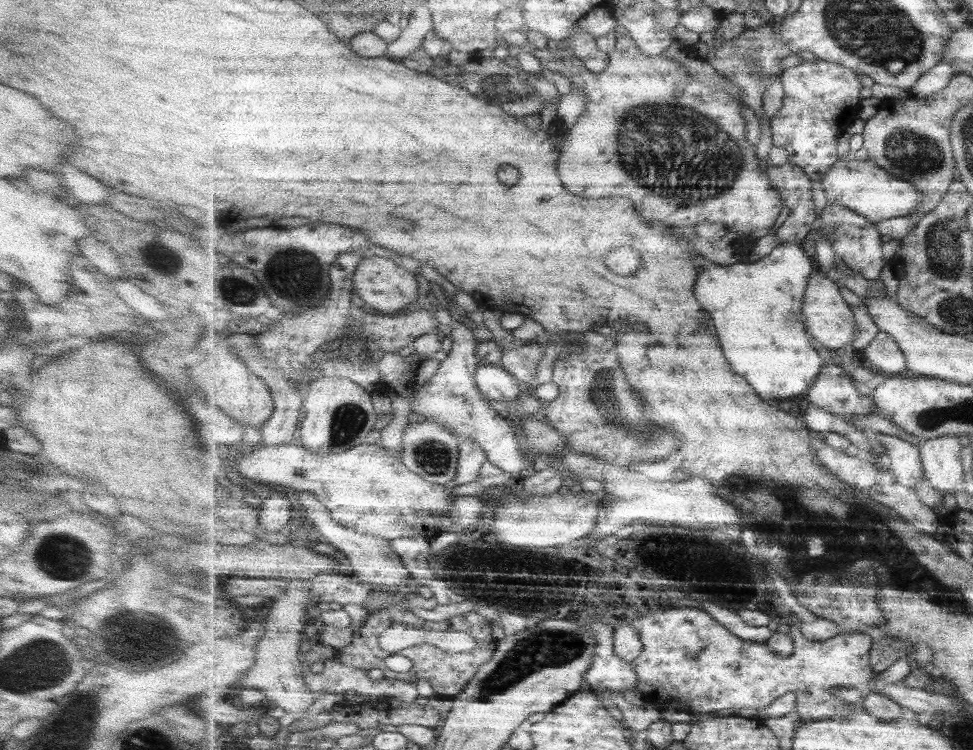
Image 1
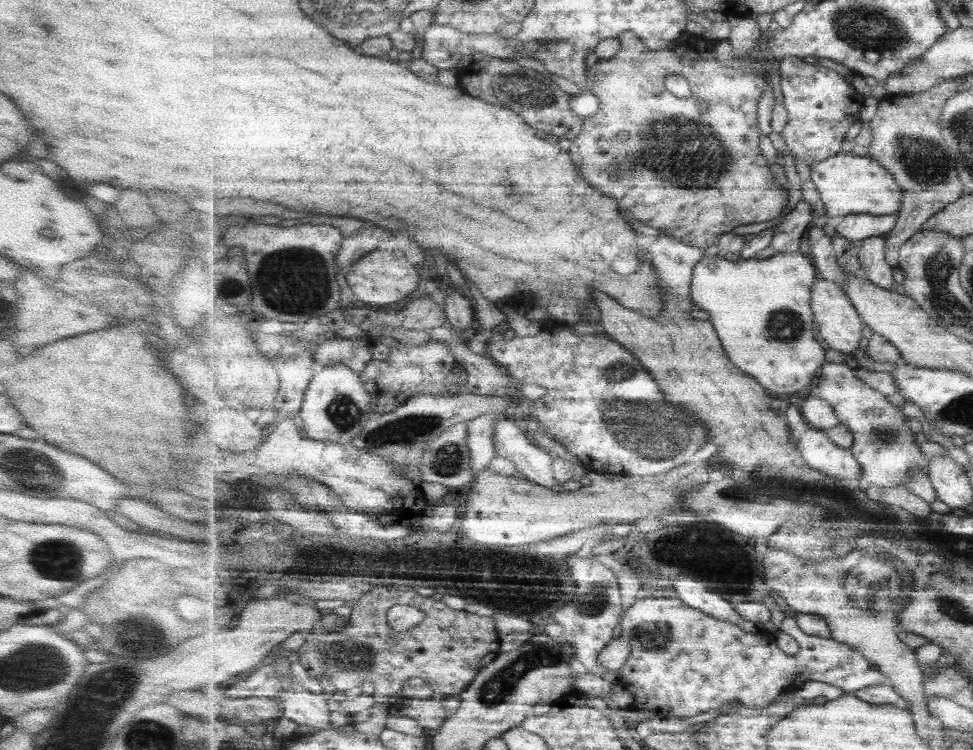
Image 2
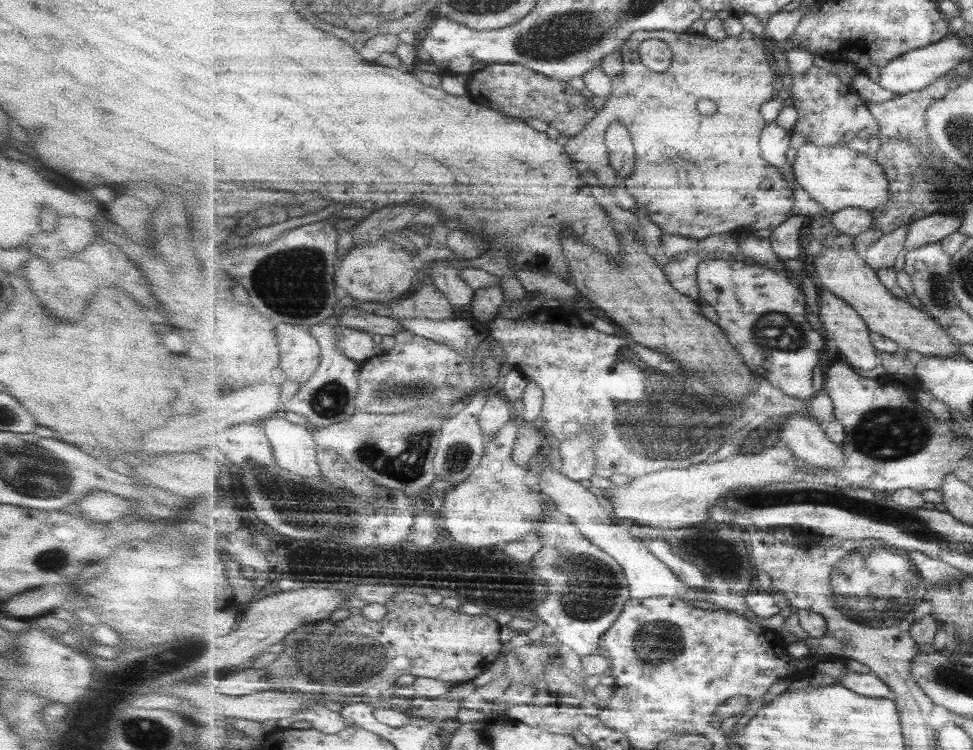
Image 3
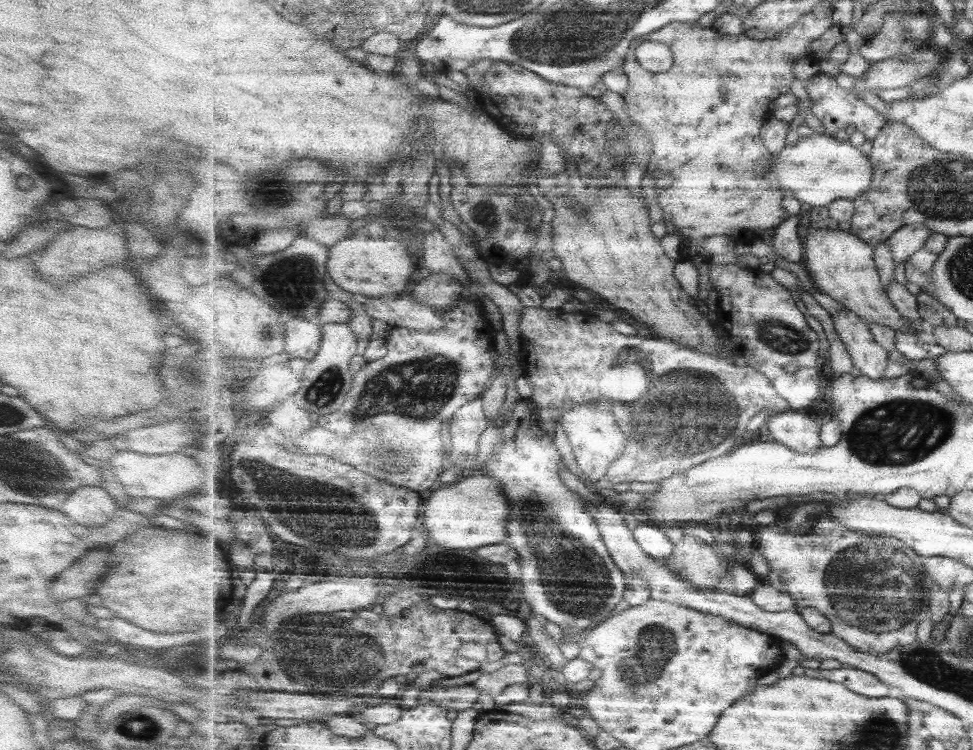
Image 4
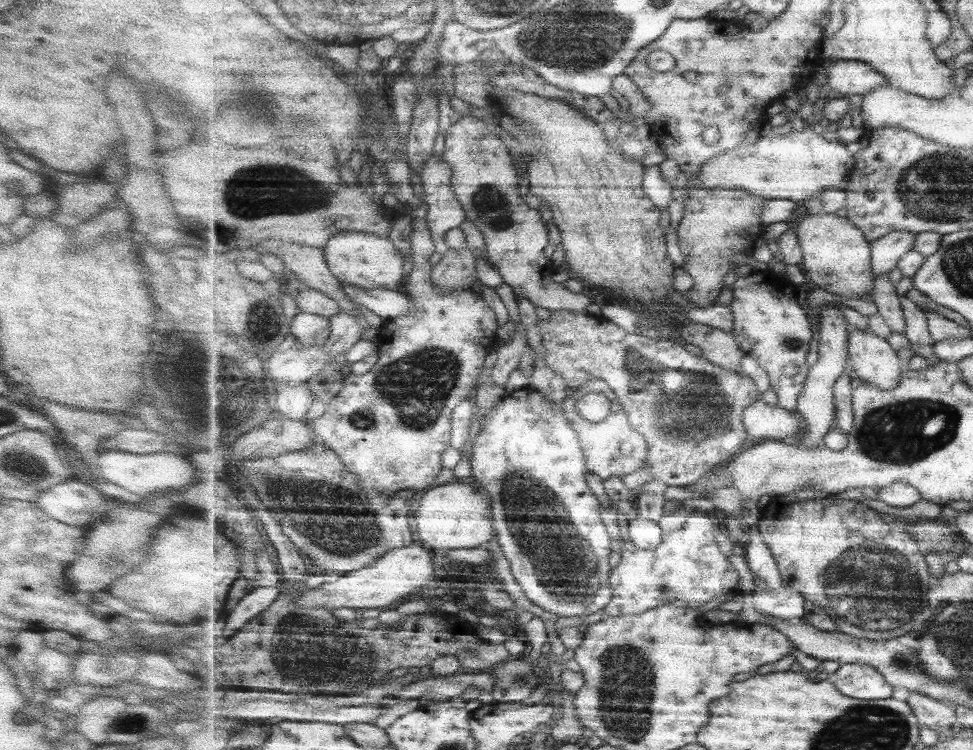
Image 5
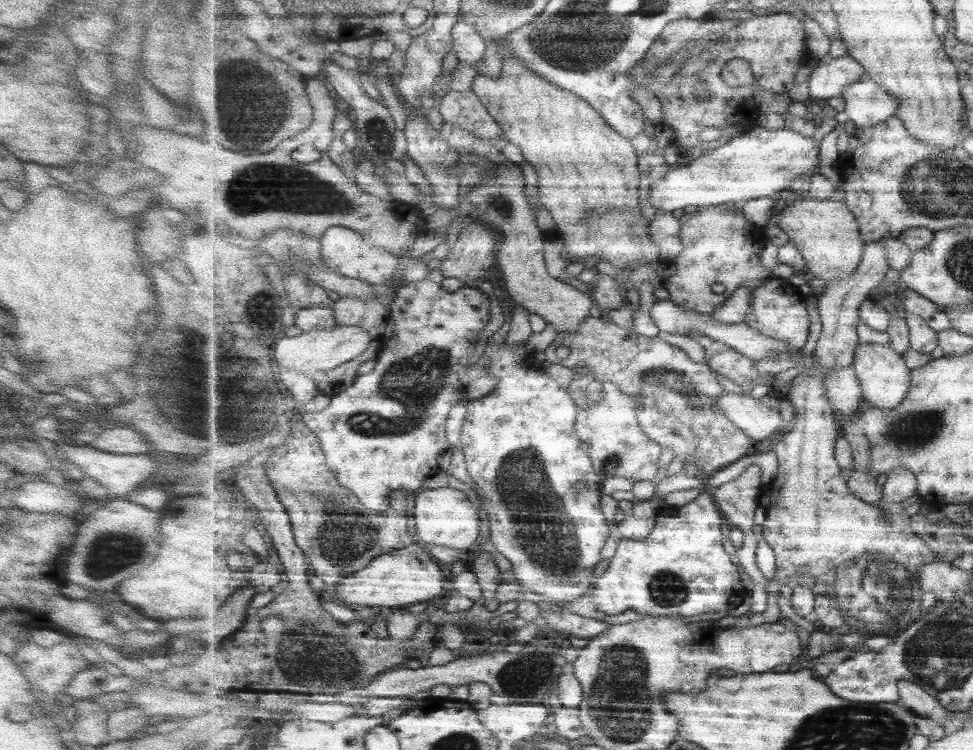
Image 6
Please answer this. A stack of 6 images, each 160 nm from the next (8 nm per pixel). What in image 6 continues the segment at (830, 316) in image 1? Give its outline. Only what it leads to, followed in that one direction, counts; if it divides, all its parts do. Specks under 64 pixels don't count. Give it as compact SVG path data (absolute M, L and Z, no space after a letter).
M862 344L856 350L854 360L855 373L862 386L862 398L865 403L877 408L893 408L903 402L912 385L912 371L901 353L890 345Z

